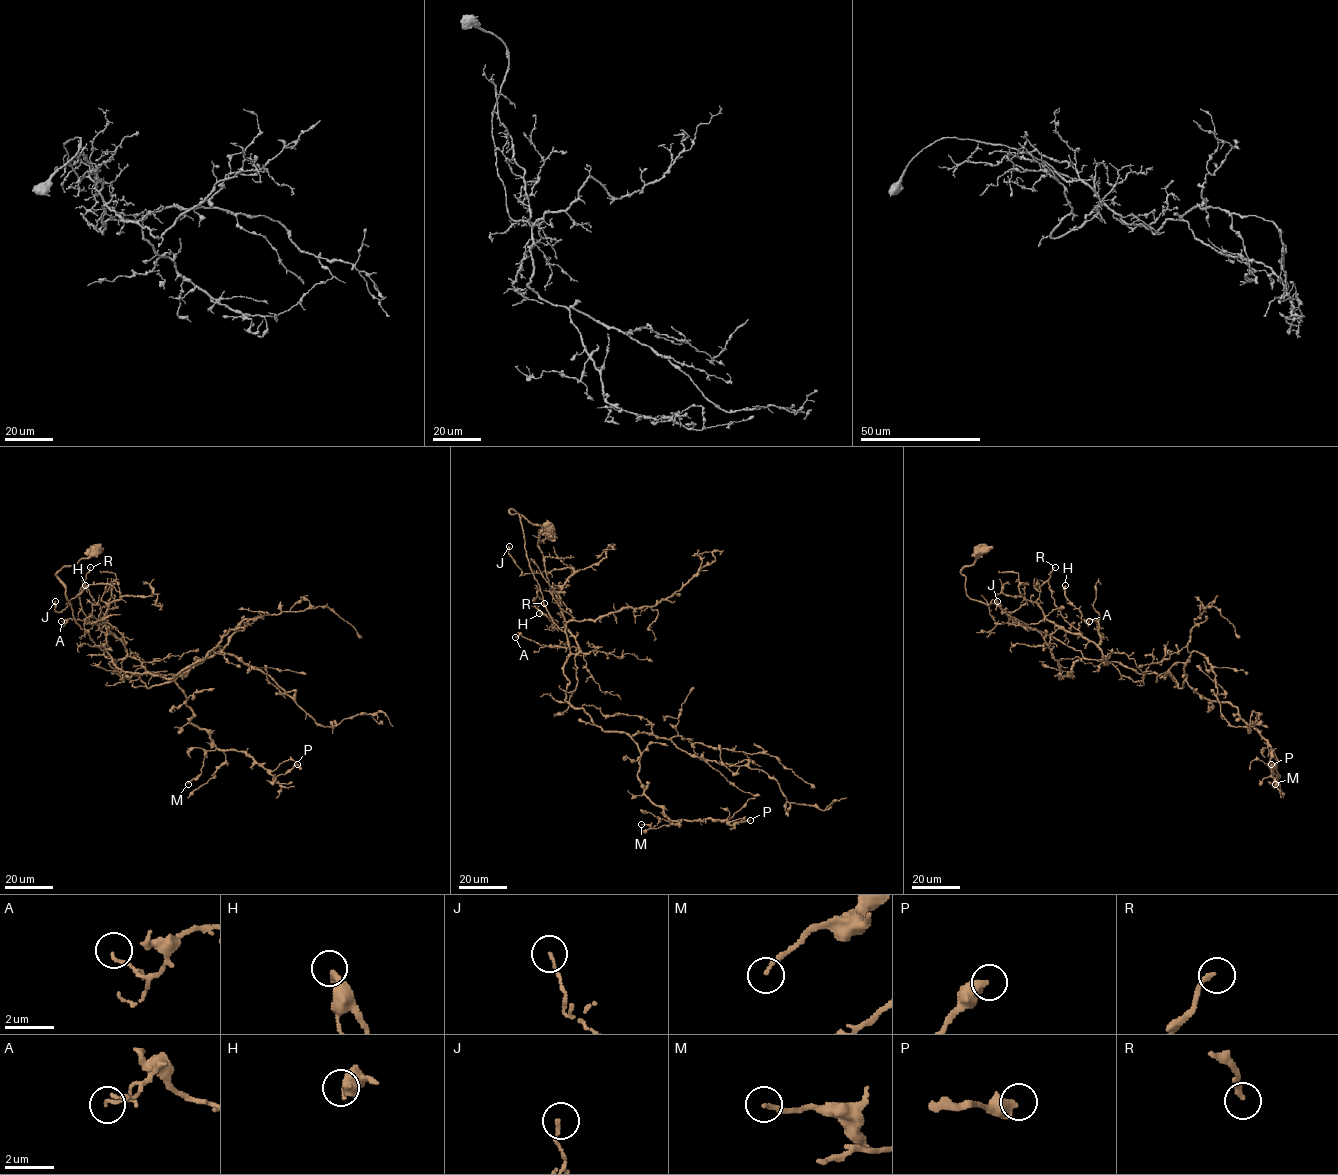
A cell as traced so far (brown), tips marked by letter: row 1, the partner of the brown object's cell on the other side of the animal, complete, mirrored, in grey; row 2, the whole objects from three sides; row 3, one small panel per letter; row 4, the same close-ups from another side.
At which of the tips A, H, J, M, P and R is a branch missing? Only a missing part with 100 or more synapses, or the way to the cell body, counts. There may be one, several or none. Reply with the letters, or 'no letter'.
no letter

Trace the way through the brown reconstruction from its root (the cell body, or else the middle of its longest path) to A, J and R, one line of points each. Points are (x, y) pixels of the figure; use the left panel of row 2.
A: (96, 550), (56, 575), (80, 627), (114, 660), (126, 656), (123, 636), (108, 623), (61, 621)
J: (96, 550), (56, 575), (80, 627), (126, 656), (103, 619), (113, 586), (90, 584), (60, 612), (55, 601)
R: (96, 550), (56, 575), (80, 627), (114, 660), (123, 658), (124, 644), (81, 609), (79, 591), (90, 567)

